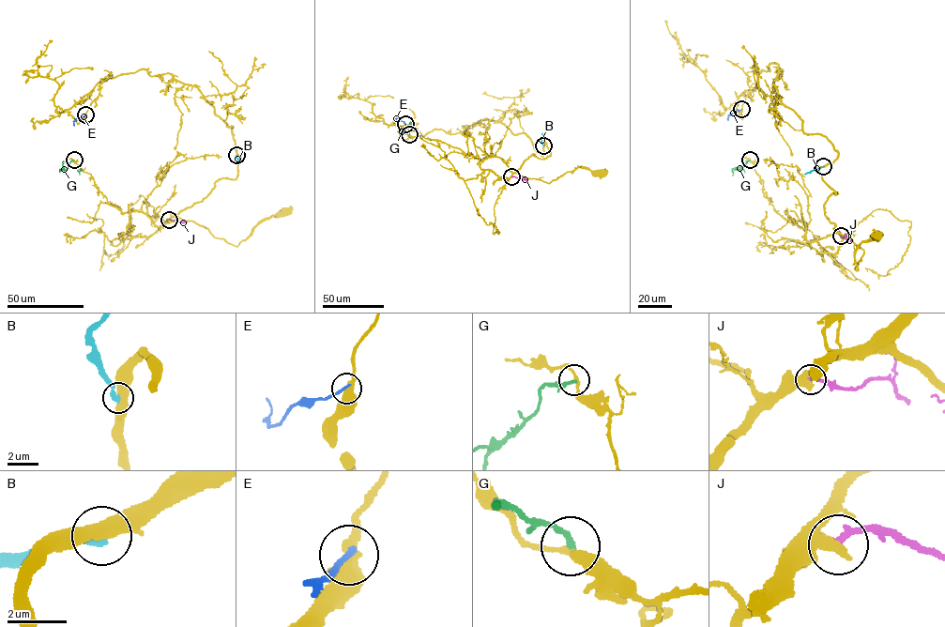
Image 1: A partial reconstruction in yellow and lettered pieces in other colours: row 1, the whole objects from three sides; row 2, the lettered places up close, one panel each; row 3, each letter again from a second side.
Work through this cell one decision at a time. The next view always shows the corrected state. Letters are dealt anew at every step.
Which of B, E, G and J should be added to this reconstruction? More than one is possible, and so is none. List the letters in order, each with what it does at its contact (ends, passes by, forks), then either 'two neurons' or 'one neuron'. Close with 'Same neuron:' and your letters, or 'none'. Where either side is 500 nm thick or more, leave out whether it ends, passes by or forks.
B: two neurons
E: it ends | two neurons
G: it ends | two neurons
J: it ends | two neurons
Same neuron: none

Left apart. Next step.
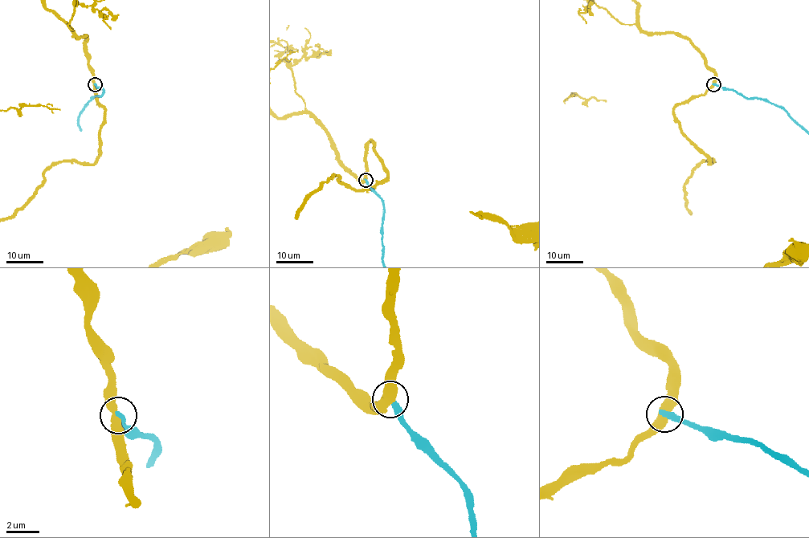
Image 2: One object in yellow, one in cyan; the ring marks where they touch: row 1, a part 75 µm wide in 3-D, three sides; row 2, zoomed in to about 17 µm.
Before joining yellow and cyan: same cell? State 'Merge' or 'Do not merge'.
Do not merge

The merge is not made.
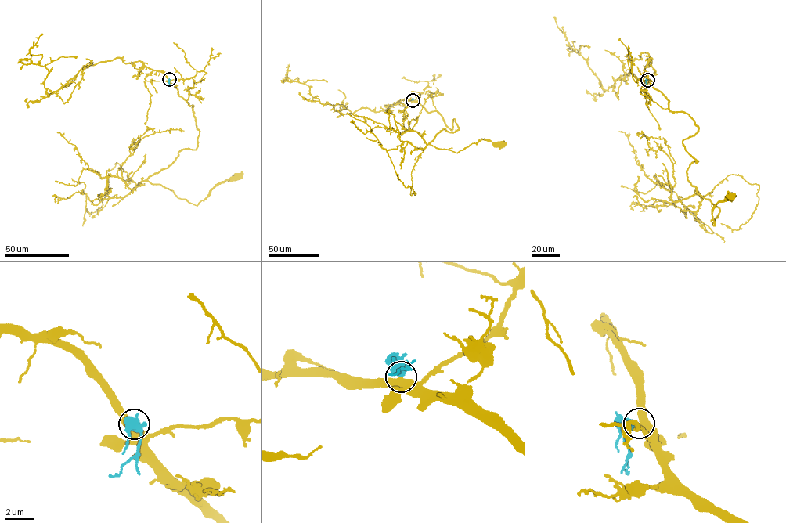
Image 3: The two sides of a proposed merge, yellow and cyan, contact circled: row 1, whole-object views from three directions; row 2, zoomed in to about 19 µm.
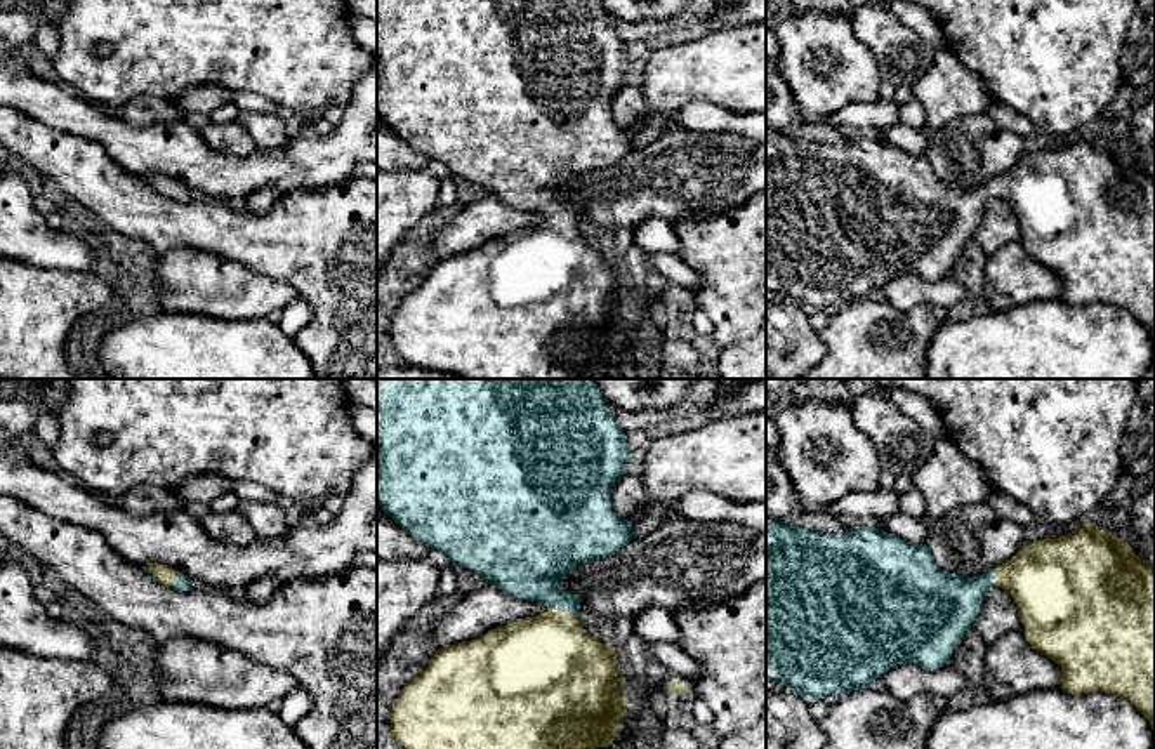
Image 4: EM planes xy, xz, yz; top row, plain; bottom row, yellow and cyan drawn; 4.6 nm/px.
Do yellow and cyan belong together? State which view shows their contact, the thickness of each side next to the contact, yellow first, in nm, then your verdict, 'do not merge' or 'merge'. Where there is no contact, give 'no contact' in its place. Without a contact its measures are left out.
meets yellow in xz; 440 nm thick on the yellow side, 320 nm on the other; merge

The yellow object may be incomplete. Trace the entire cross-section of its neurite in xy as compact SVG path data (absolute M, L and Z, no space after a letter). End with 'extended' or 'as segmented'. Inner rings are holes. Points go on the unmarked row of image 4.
M151 174L151 176L144 177L144 181L158 195L172 198L179 203L193 200L193 191L188 186L184 186L184 184L167 177L167 176Z | extended

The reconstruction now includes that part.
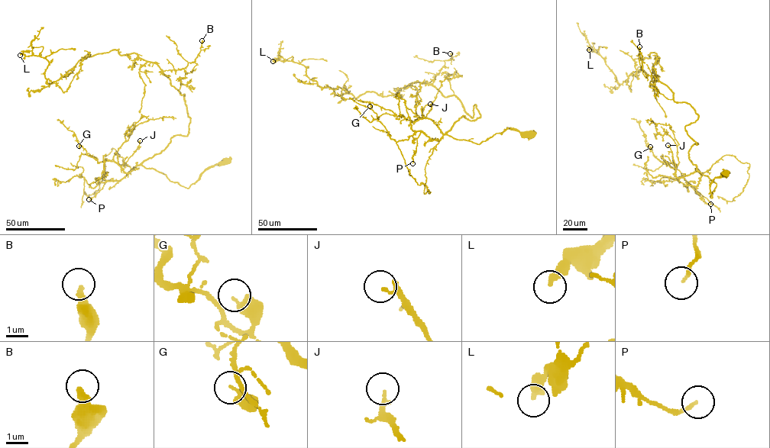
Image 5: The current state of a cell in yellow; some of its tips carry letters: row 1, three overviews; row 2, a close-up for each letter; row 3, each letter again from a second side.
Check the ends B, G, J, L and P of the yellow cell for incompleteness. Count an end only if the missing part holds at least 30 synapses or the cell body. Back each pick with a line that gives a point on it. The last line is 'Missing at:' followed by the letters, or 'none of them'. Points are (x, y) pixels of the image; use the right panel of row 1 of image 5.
B: (639, 46)
J: (668, 145)
Missing at: B, J

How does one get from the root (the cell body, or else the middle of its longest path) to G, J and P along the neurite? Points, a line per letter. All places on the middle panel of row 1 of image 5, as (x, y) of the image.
G: (532, 133), (507, 128), (477, 144), (444, 134), (429, 118), (412, 122), (372, 103), (370, 106)
J: (532, 133), (508, 128), (479, 144), (454, 139), (444, 134), (431, 120), (422, 118), (431, 110), (430, 104)
P: (532, 133), (507, 128), (479, 144), (447, 134), (440, 140), (431, 140), (421, 132), (412, 163)

